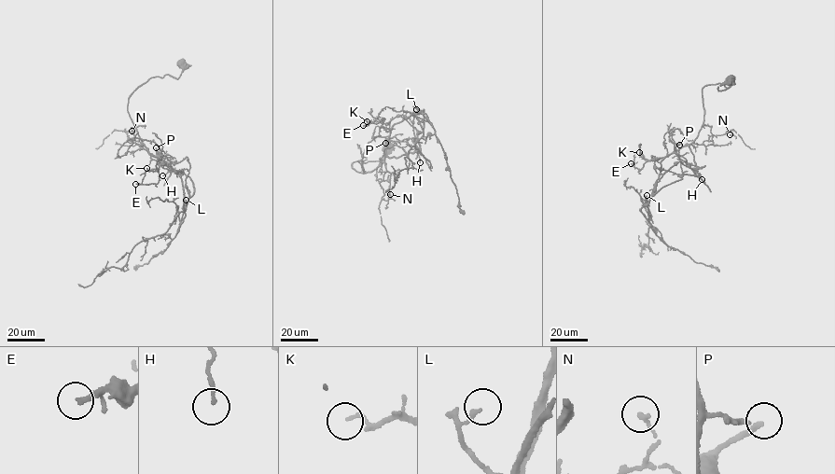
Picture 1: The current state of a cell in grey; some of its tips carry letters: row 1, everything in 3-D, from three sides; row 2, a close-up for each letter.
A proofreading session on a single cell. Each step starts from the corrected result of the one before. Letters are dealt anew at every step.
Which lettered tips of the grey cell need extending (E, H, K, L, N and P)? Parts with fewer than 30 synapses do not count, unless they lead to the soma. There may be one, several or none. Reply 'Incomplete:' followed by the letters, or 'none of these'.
Incomplete: E, K, P

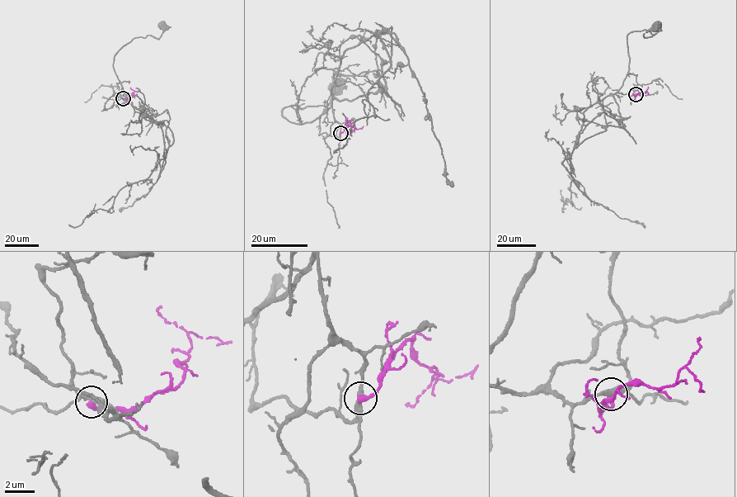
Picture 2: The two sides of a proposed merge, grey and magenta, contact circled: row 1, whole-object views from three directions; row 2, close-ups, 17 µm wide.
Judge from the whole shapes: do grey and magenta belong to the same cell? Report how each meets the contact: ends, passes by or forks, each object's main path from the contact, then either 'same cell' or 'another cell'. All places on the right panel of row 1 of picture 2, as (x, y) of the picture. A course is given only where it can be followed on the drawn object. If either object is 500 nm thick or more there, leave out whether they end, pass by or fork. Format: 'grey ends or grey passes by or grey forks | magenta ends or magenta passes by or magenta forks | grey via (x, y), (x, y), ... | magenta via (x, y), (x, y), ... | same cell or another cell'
grey passes by | magenta ends | grey via (636, 94), (618, 92), (627, 73), (628, 34), (645, 30), (656, 33), (651, 36), (644, 33), (657, 26) | magenta via (636, 94), (635, 97), (646, 91), (648, 94) | another cell

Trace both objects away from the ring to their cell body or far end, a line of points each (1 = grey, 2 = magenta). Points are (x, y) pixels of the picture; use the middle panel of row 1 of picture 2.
1: (340, 133), (331, 106), (301, 124), (281, 115), (290, 105), (327, 105), (333, 93), (331, 77), (334, 88)
2: (340, 133), (349, 120), (354, 129), (363, 126)

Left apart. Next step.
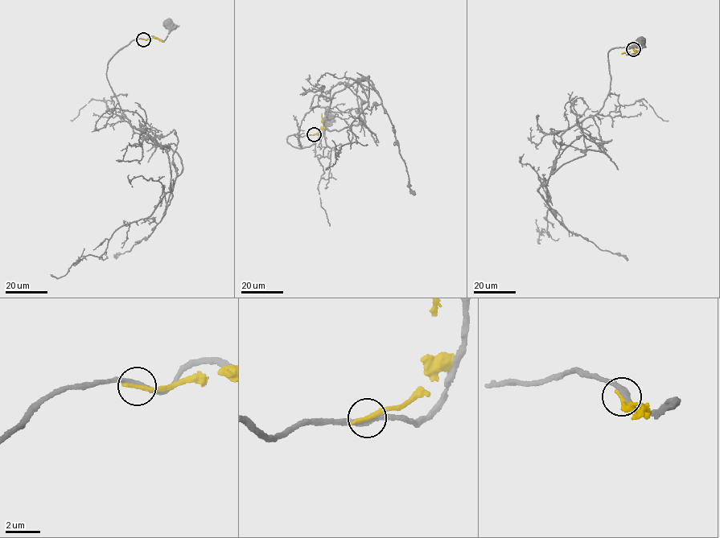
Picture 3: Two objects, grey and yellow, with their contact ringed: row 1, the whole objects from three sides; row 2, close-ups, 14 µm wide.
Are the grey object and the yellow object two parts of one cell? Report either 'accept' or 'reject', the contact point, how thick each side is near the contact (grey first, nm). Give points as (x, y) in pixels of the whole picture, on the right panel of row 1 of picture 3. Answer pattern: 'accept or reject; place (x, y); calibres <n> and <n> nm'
reject; place (633, 49); calibres 280 and 320 nm

